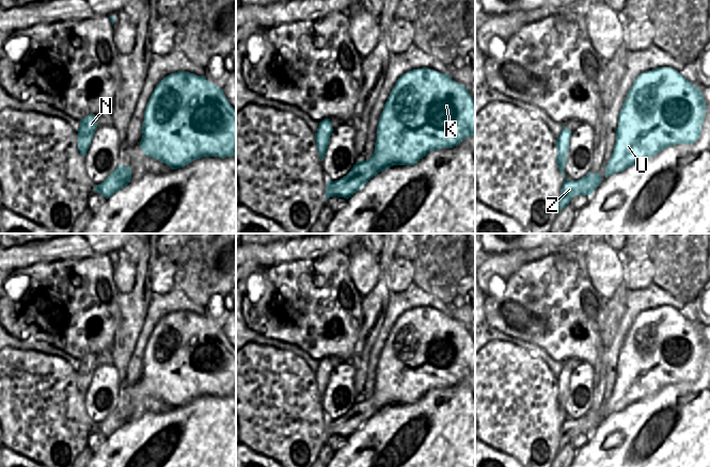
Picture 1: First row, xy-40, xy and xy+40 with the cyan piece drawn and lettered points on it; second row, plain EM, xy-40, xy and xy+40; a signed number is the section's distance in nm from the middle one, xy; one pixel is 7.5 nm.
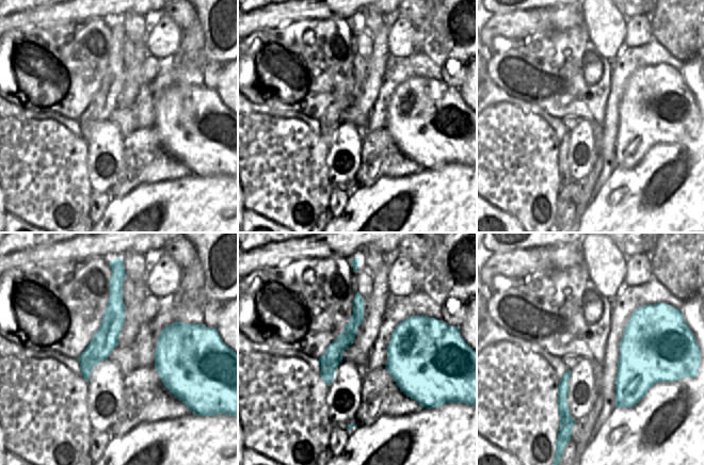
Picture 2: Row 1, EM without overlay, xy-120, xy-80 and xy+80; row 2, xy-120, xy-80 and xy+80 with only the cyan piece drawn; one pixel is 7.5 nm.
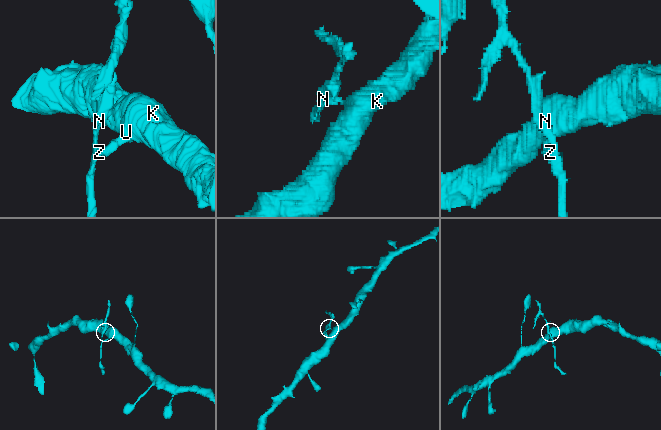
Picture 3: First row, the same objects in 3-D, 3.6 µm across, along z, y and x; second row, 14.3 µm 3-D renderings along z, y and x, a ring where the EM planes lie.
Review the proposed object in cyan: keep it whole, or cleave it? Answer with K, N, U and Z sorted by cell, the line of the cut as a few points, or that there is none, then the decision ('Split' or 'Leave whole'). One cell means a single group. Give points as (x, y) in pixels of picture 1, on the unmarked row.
Groups: K U / N Z. Split along xy (372, 396), (377, 412). Split.

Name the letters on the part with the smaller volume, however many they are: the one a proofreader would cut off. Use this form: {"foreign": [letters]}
{"foreign": ["N", "Z"]}

